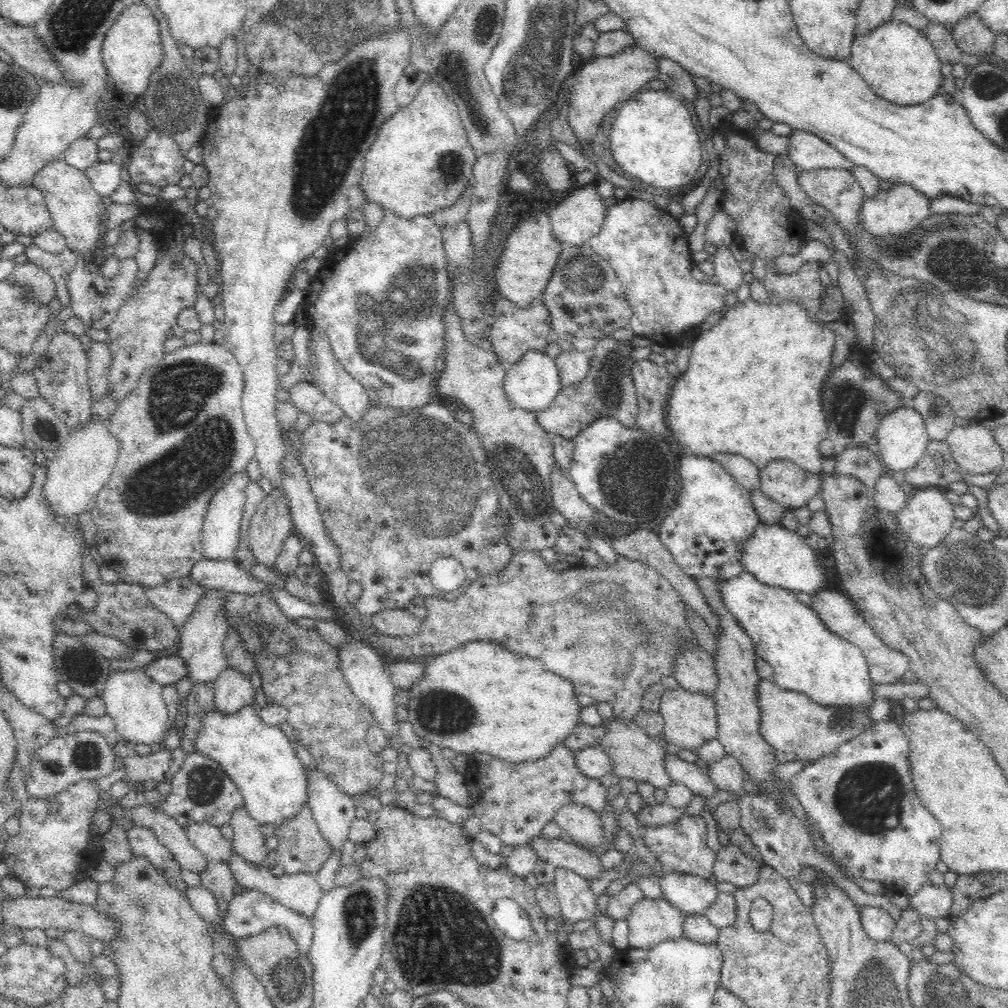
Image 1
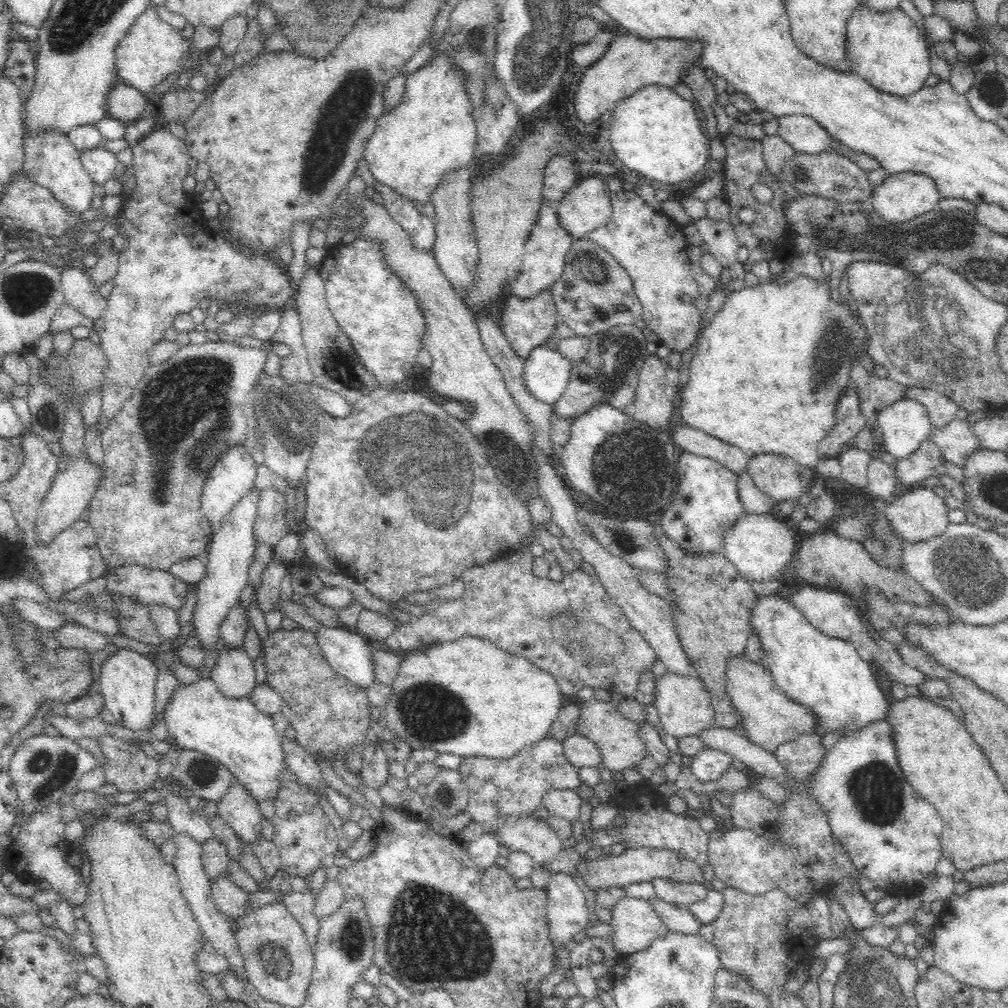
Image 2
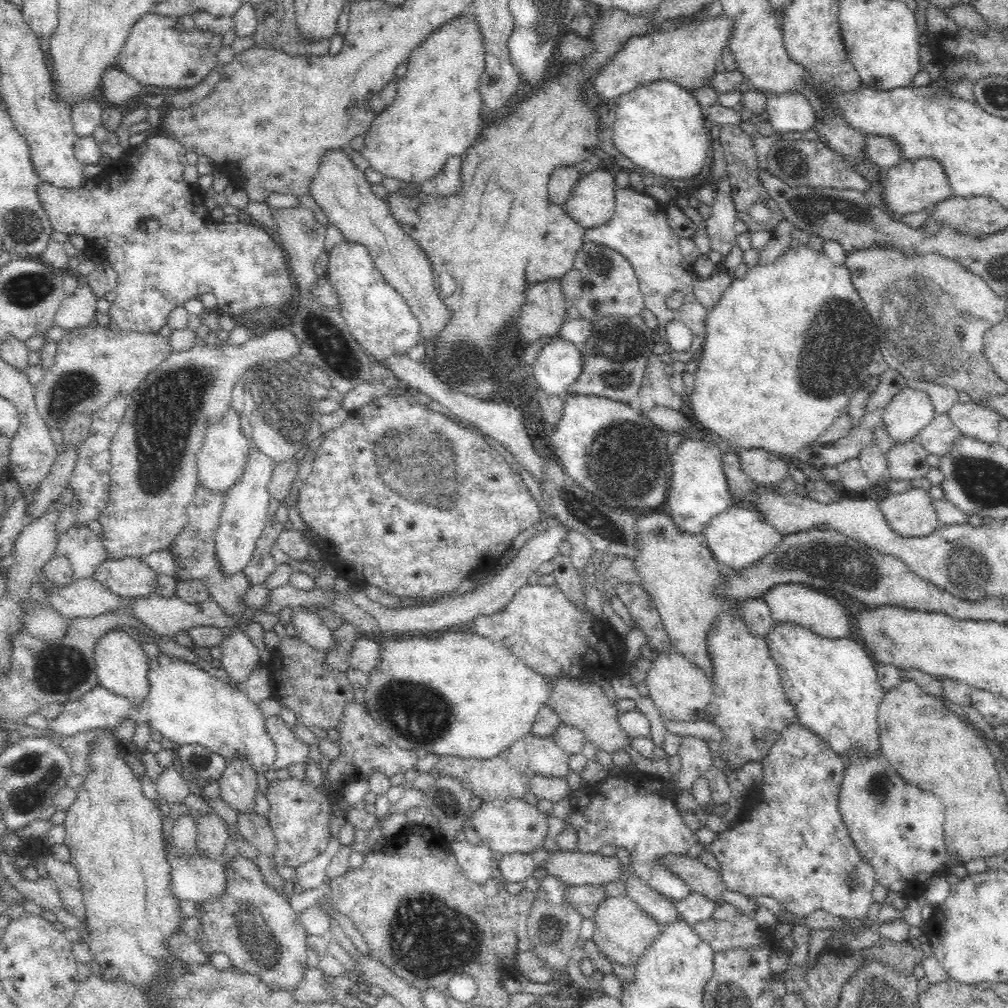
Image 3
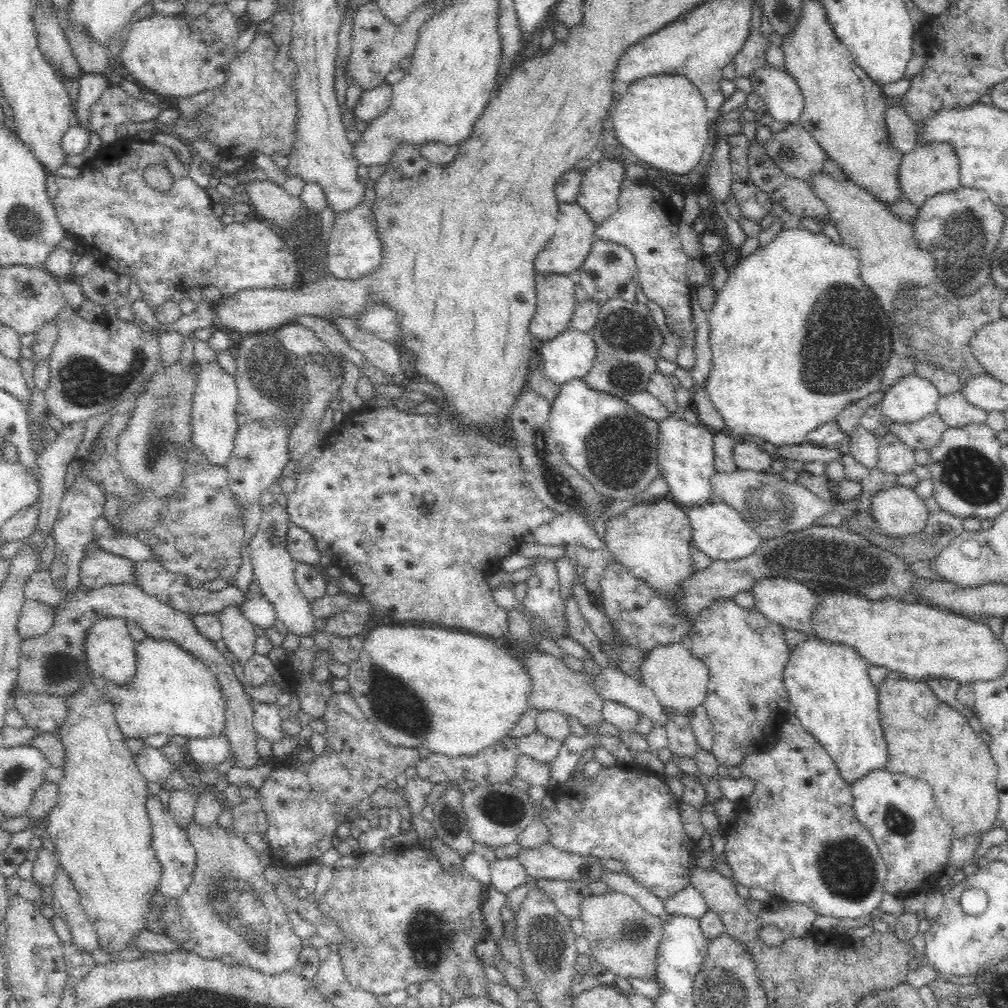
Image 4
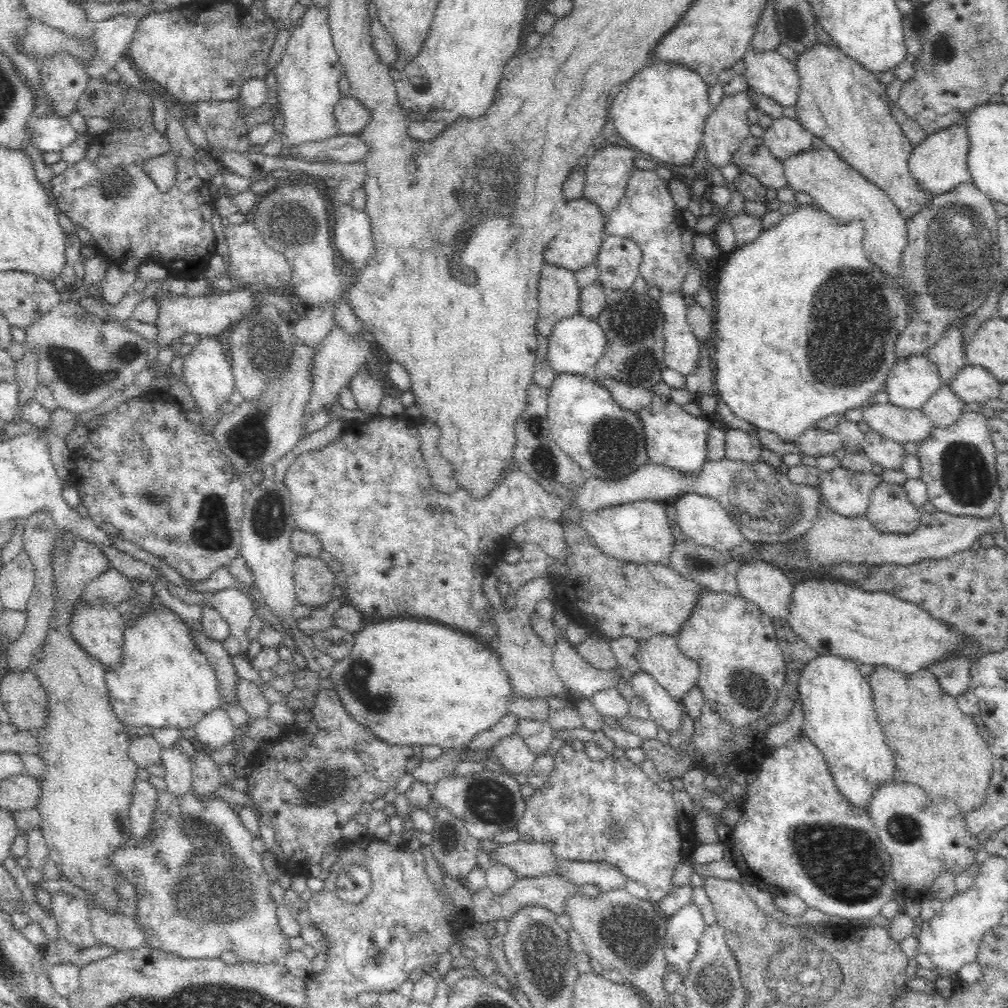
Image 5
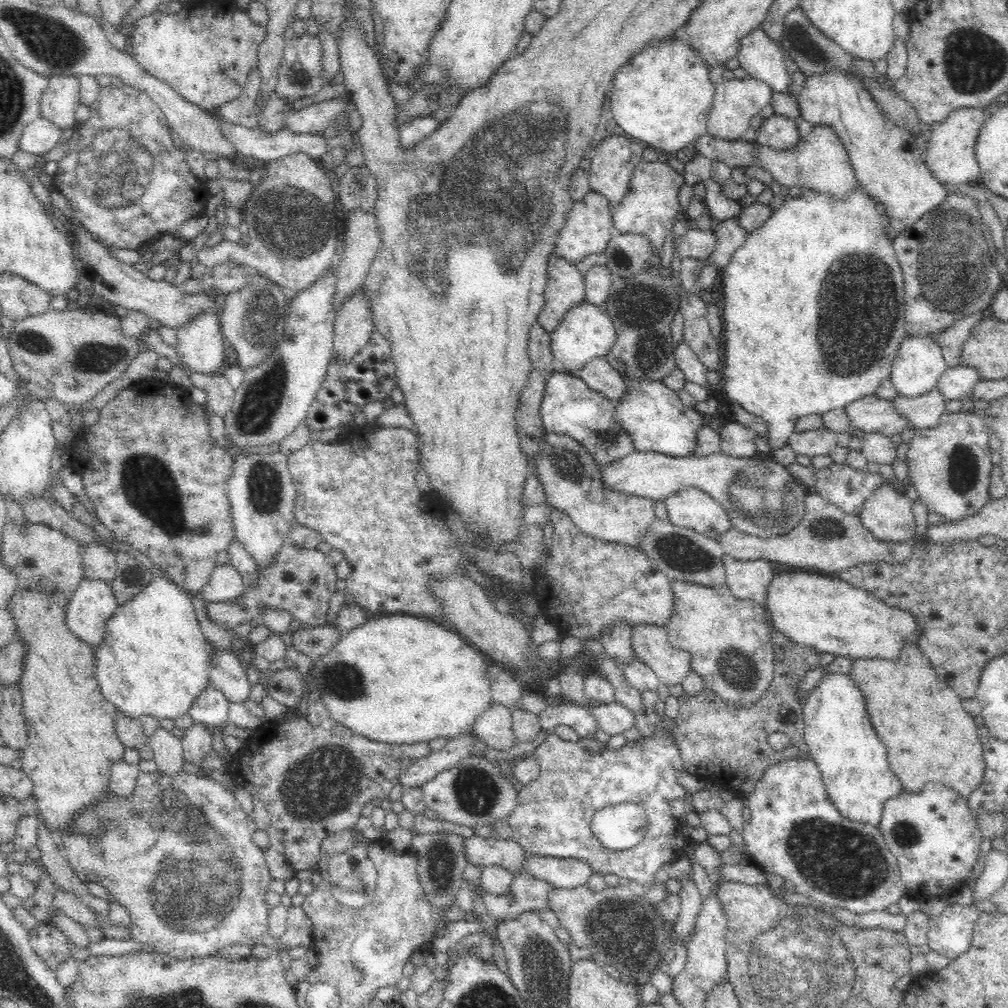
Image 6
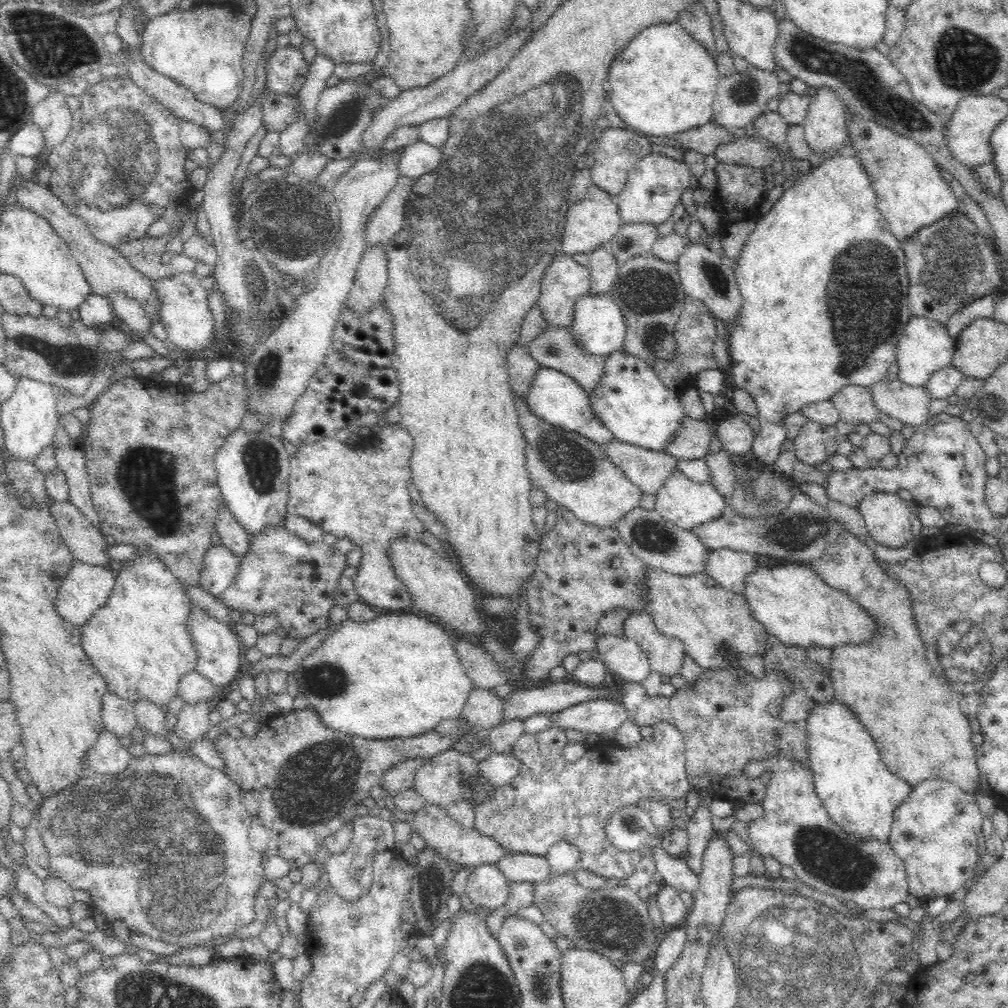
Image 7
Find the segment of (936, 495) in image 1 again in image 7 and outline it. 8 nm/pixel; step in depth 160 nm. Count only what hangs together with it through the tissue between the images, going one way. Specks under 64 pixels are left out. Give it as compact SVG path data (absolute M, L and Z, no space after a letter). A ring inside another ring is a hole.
M876 493L859 504L868 534L888 548L905 546L912 540L911 510L897 493Z

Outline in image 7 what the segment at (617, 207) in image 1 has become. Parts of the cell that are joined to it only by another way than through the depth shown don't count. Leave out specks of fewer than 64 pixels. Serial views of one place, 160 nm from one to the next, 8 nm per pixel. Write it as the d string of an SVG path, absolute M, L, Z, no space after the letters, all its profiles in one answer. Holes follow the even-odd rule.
M650 153L640 159L630 170L628 180L620 194L613 196L622 223L662 224L672 216L672 210L681 202L680 196L689 186L692 174L688 165L666 155Z

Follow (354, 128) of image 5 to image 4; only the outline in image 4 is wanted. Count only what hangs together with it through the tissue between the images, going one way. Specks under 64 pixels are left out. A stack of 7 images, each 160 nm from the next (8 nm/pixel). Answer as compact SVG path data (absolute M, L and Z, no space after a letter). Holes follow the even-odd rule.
M384 82L374 89L363 90L361 95L352 115L370 124L390 107L393 98L392 85Z

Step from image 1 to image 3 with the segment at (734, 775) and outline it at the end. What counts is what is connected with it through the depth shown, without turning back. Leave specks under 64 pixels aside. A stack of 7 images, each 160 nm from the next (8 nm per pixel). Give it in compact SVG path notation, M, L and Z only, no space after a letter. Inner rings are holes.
M694 736L682 737L677 755L680 756L681 769L673 774L672 779L668 781L669 783L671 781L677 782L680 786L679 790L674 791L676 796L684 791L689 792L696 782L696 778L705 776L708 770L715 766L708 743Z

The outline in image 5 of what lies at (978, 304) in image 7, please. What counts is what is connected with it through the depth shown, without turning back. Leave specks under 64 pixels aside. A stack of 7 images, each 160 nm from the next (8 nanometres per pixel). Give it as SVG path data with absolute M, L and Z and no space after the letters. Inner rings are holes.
M949 326L944 331L940 340L936 341L925 354L938 367L941 381L944 385L950 384L950 380L962 370L966 364L964 344L962 343L963 326Z

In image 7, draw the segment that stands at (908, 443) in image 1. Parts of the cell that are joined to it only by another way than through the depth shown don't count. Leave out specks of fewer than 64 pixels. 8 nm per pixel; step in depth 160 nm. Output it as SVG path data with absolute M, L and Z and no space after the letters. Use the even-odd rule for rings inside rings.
M912 316L899 340L895 354L899 373L896 378L908 386L922 386L928 382L935 370L951 365L956 350L956 343L948 334L946 325L940 324L934 318L925 316Z

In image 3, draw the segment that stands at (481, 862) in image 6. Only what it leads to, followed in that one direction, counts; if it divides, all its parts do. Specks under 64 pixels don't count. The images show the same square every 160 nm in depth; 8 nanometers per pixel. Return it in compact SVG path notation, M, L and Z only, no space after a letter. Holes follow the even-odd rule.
M557 850L551 854L551 857L543 864L544 870L548 875L558 877L562 882L569 886L588 886L600 885L604 882L612 882L622 878L622 863L616 855L606 856L602 853L583 853L580 851Z

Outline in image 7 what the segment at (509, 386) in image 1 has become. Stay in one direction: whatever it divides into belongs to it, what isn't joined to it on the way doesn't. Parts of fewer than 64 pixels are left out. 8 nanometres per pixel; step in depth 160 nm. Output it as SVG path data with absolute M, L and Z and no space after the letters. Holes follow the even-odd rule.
M606 292L598 295L586 295L575 302L575 311L571 320L571 330L576 342L583 348L586 354L607 357L616 350L621 350L625 339L625 320L621 308Z

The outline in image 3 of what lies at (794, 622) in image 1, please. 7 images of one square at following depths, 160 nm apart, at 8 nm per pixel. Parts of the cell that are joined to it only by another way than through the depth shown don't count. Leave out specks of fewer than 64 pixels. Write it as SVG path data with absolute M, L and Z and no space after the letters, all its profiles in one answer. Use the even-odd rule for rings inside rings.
M779 622L774 624L767 634L767 647L779 668L780 682L785 695L794 705L797 722L822 737L824 742L847 762L854 749L873 757L881 748L877 718L878 708L886 690L878 682L874 663L868 657L864 646L855 639L824 638L794 623Z

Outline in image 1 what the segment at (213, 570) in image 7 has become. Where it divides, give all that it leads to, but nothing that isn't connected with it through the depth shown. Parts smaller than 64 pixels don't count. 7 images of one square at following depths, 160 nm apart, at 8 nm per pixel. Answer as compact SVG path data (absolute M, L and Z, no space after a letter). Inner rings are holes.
M226 666L220 672L220 676L214 680L213 684L215 710L219 710L220 714L234 714L236 710L244 708L244 706L250 704L255 699L250 678L246 678L239 670Z

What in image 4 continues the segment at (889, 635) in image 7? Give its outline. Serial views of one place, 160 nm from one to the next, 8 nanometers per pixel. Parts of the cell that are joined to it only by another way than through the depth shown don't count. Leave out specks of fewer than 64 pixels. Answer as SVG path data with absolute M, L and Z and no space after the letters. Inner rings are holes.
M889 671L888 676L884 678L884 682L876 685L878 687L878 704L880 711L880 722L884 737L887 742L888 750L888 762L885 764L885 768L890 772L902 772L902 774L908 774L908 776L914 776L914 778L920 778L920 780L926 780L930 786L932 786L932 792L935 798L936 806L942 815L942 818L946 819L952 827L953 838L964 838L966 834L986 834L994 828L996 824L996 816L998 816L998 791L996 790L997 782L997 764L989 751L989 745L980 738L978 734L977 725L971 722L965 715L954 707L940 702L939 698L935 697L932 689L925 683L925 681L911 681L906 678L906 675L901 672Z

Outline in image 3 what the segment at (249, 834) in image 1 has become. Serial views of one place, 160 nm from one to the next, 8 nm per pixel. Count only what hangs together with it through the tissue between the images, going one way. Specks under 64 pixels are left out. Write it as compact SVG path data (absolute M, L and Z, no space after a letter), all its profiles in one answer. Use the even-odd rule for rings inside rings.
M239 754L227 761L226 770L218 779L219 797L238 812L254 810L257 791L256 773Z

